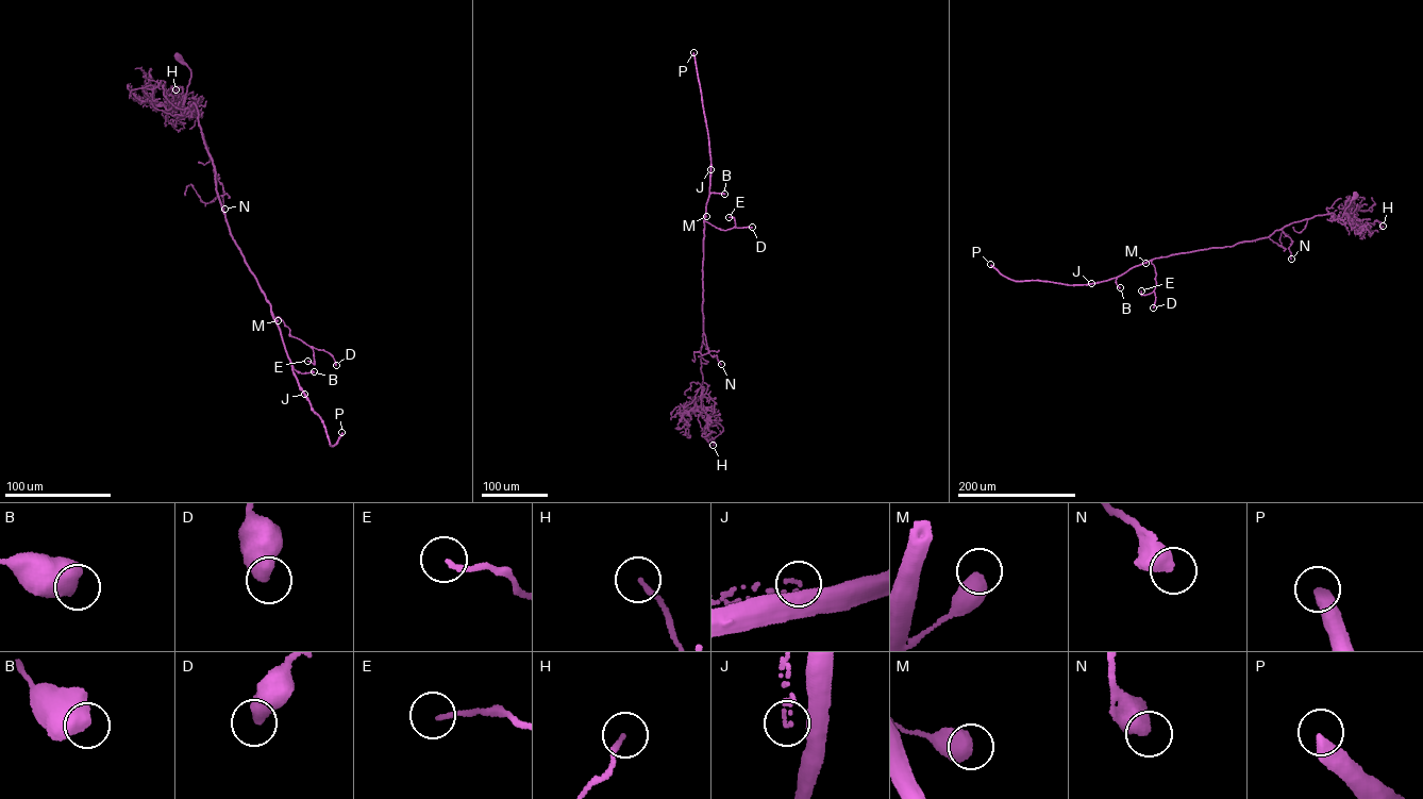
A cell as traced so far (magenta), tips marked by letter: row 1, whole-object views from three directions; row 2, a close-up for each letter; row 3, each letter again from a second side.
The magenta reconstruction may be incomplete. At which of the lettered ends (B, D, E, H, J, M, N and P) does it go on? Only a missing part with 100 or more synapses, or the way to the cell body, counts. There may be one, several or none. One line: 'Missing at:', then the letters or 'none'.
Missing at: P

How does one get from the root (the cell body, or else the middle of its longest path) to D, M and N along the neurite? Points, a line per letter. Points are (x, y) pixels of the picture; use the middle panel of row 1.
D: (695, 398), (703, 396), (701, 400), (704, 221), (724, 230), (752, 227)
M: (695, 398), (703, 396), (701, 400), (706, 216)
N: (695, 398), (703, 396), (701, 400), (702, 342), (721, 364)

